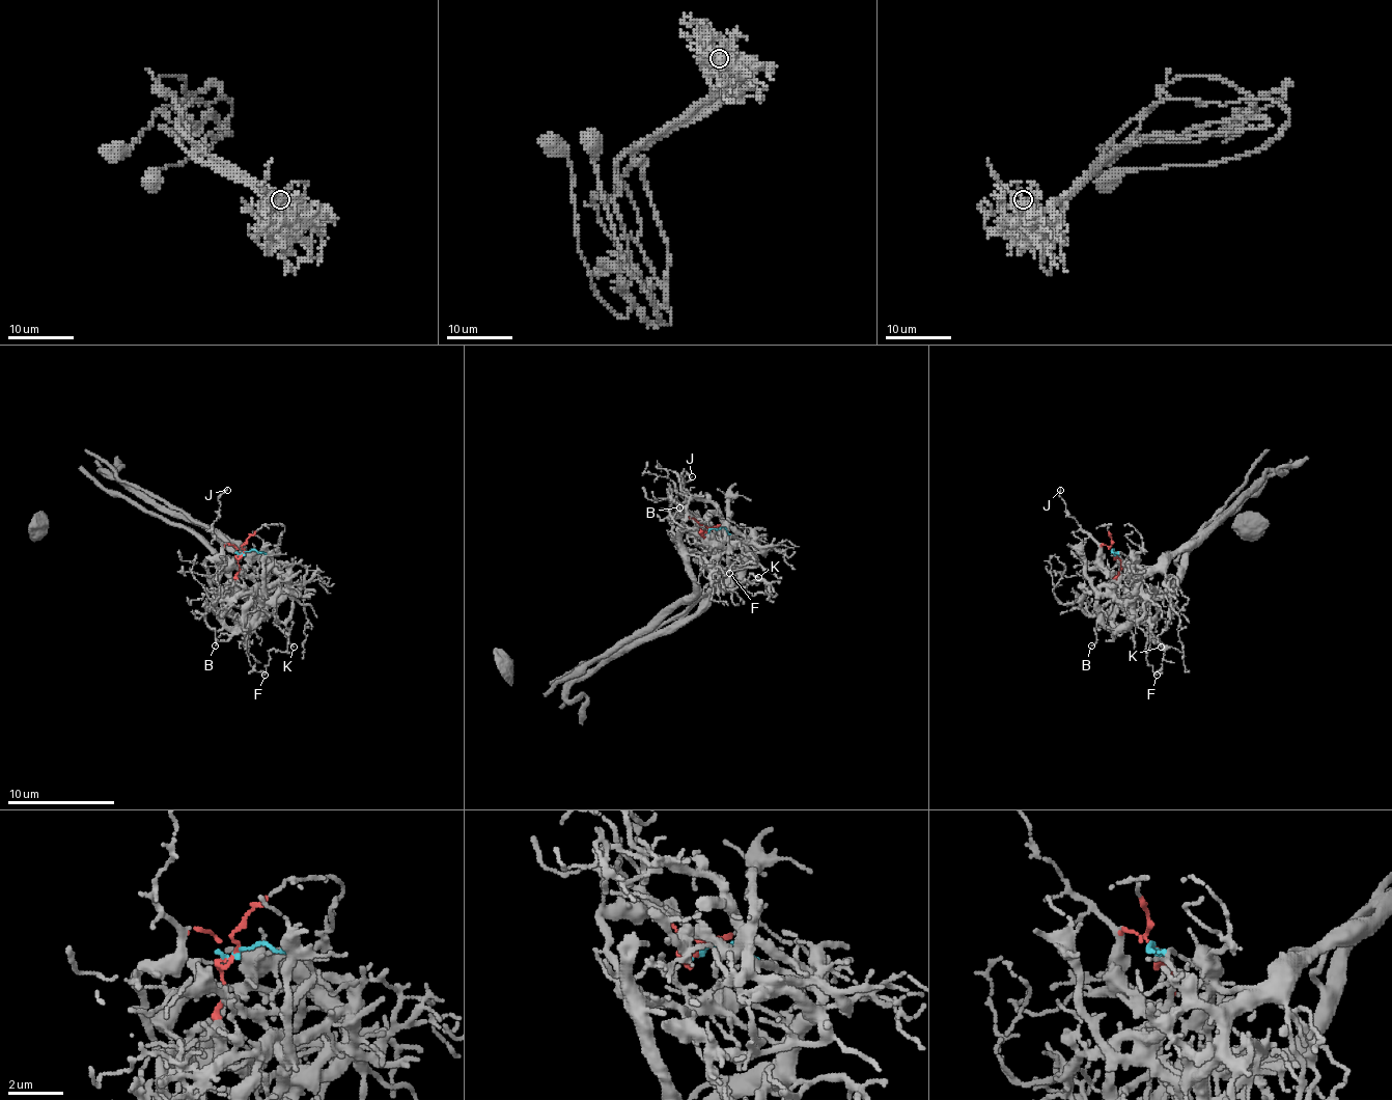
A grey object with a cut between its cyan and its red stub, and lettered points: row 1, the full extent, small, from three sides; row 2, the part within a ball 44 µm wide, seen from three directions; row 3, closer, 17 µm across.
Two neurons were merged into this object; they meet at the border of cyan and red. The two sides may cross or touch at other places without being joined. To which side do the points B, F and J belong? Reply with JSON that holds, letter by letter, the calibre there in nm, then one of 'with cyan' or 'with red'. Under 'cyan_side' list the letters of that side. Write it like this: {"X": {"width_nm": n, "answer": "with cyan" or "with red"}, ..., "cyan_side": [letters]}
{"B": {"width_nm": 100, "answer": "with red"}, "F": {"width_nm": 80, "answer": "with cyan"}, "J": {"width_nm": 100, "answer": "with red"}, "cyan_side": ["F"]}

